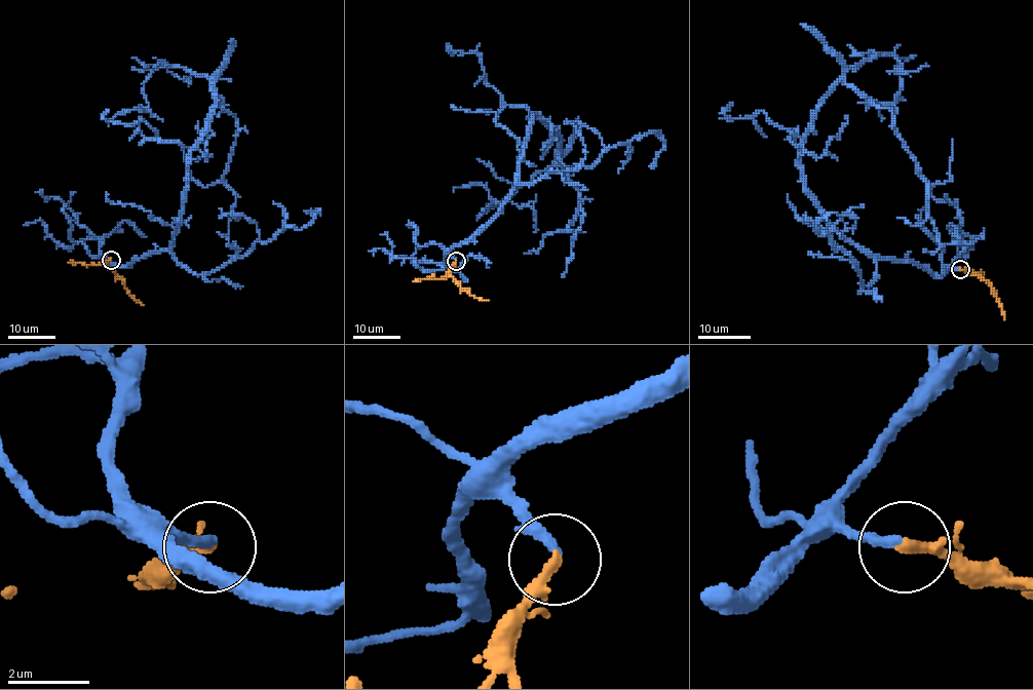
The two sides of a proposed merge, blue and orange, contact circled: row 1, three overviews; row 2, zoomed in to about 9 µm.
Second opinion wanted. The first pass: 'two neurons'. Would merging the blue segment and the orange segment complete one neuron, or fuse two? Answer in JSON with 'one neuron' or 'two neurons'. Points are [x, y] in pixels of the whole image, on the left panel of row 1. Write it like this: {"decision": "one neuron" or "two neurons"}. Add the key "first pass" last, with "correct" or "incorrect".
{"decision": "one neuron", "first pass": "incorrect"}

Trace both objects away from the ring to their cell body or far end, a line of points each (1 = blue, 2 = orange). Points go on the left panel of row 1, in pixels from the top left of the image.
1: (111, 260), (128, 265), (171, 244), (214, 91), (237, 135), (223, 176), (235, 195), (229, 232), (217, 232)
2: (111, 260), (107, 264), (143, 305)

